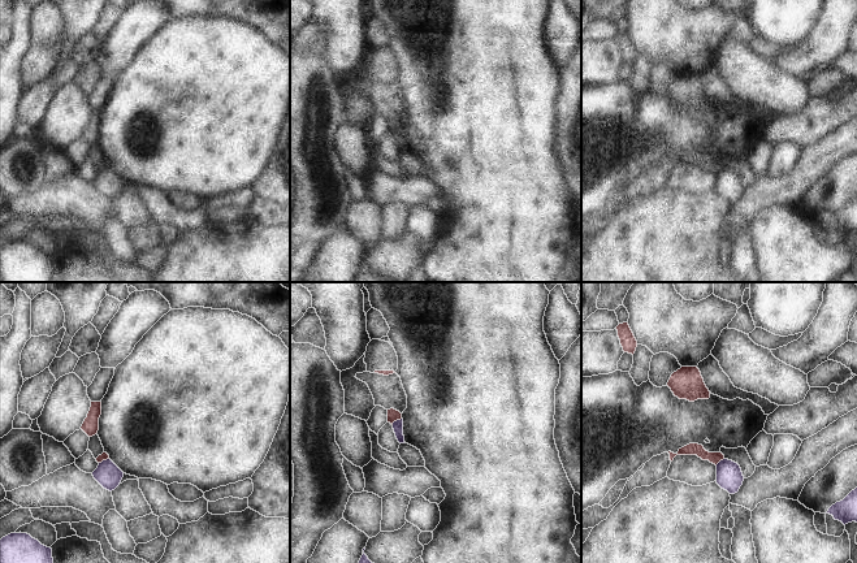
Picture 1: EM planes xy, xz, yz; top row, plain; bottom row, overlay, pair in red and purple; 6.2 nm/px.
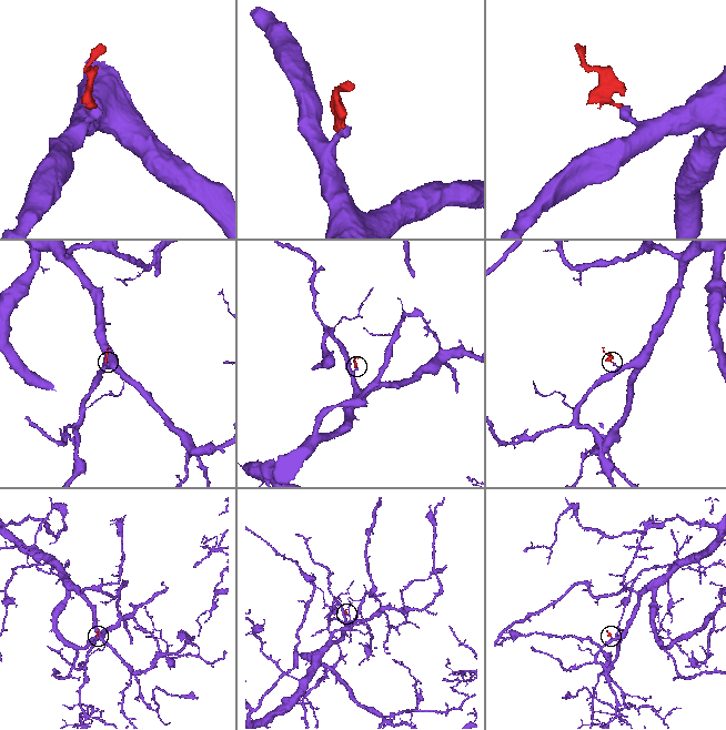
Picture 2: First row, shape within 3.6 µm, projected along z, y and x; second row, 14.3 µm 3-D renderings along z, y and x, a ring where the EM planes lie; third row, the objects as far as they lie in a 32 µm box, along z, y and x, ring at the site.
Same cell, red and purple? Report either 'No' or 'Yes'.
No

